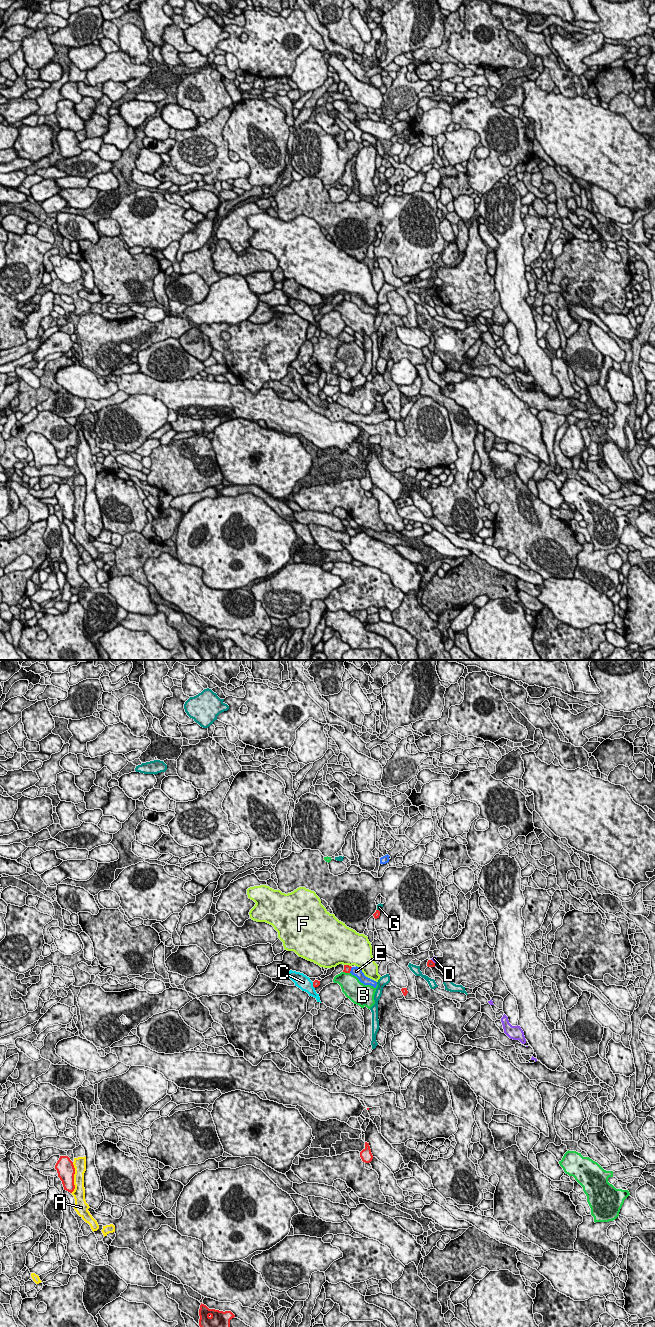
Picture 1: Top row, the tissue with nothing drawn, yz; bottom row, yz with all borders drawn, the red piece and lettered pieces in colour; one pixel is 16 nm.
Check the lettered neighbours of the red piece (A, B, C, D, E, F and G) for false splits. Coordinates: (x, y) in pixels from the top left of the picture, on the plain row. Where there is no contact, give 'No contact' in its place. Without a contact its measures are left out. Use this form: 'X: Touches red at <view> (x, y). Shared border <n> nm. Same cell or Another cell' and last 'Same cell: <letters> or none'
A: Touches red at yz (73, 506). Shared border 500 nm. Another cell
B: Touches red at yz (346, 300). Shared border 120 nm. Another cell
C: Touches red at yz (313, 313). Shared border 120 nm. Another cell
D: Touches red at yz (432, 289). Shared border 100 nm. Another cell
E: Touches red at yz (350, 298). Shared border 110 nm. Another cell
F: Touches red at yz (347, 293). Shared border 120 nm. Another cell
G: Touches red at yz (378, 238). Shared border 60 nm. Another cell
Same cell: none

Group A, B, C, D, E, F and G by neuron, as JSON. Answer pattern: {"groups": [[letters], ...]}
{"groups": [["A"], ["B"], ["C"], ["D"], ["E"], ["F"], ["G"]]}

